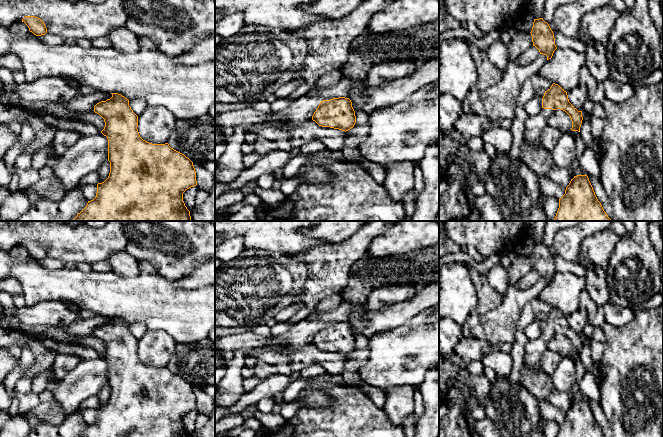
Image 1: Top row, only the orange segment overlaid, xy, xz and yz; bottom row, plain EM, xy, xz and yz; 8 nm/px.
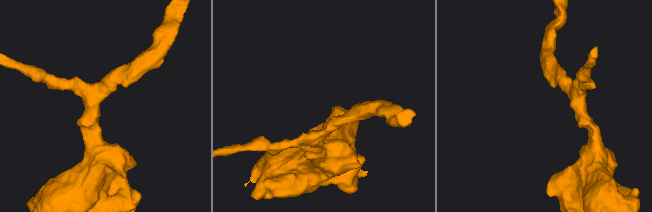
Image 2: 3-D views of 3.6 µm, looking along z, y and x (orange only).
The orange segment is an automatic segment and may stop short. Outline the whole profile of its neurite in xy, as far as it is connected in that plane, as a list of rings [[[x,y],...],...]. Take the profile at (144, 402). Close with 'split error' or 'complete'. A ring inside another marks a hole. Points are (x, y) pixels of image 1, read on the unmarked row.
[[[118,317],[94,330],[94,336],[105,346],[101,357],[108,363],[108,402],[97,408],[96,421],[88,425],[80,437],[190,437],[183,425],[183,417],[197,409],[193,386],[184,378],[165,368],[152,368],[143,364],[138,356],[138,340],[129,330],[129,324]]] | complete

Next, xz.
[[[339,321],[320,326],[312,340],[319,350],[348,355],[356,347],[355,335],[349,322]]] | complete

